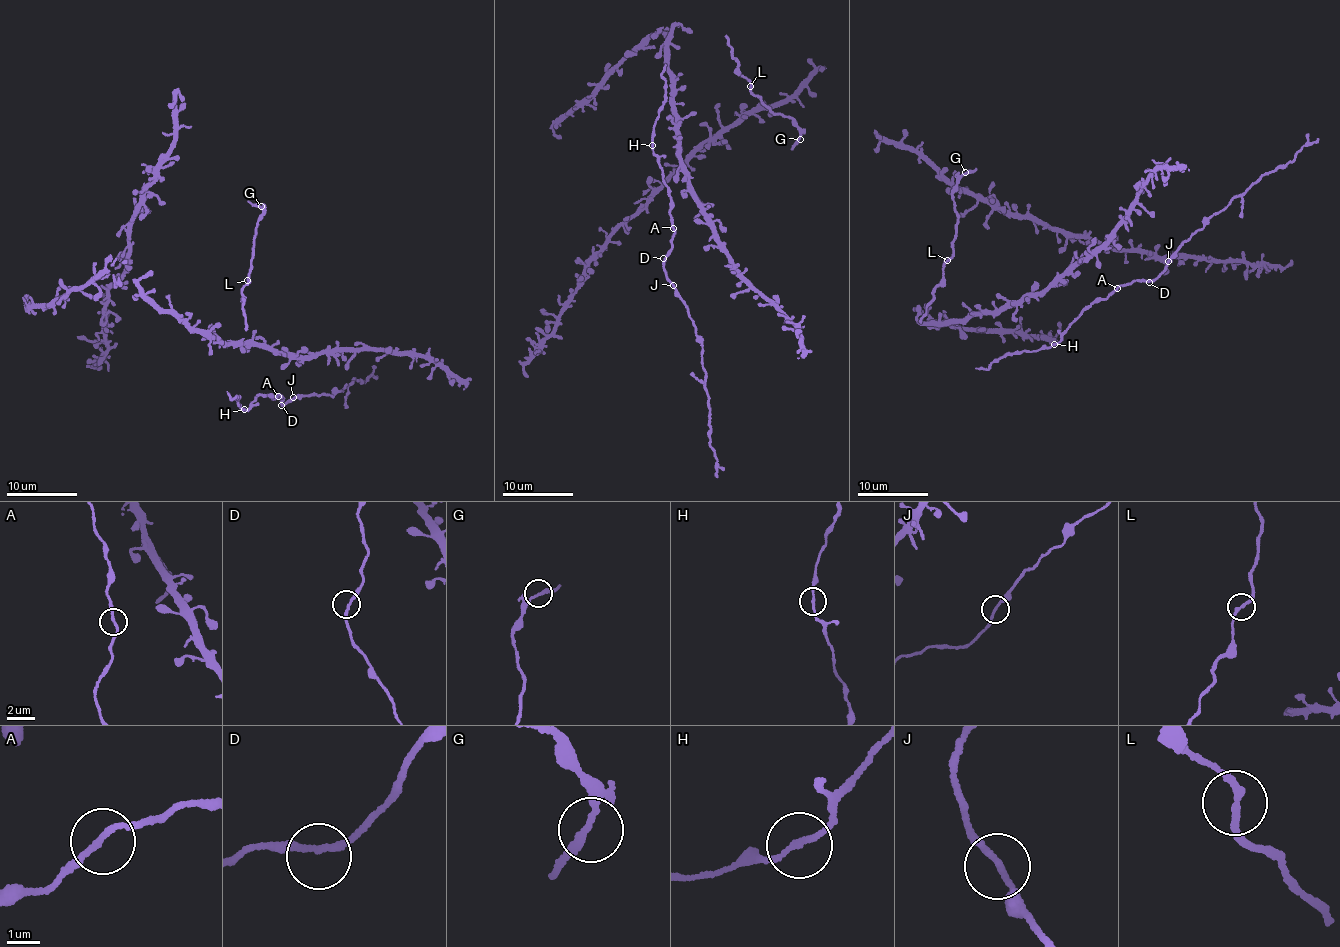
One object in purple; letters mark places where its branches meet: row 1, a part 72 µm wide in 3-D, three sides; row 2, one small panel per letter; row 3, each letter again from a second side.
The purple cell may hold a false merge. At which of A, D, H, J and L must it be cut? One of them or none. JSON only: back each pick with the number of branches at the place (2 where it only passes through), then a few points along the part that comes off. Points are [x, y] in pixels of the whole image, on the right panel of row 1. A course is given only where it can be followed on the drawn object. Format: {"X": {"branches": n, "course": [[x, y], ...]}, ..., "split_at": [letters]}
{"split_at": []}

